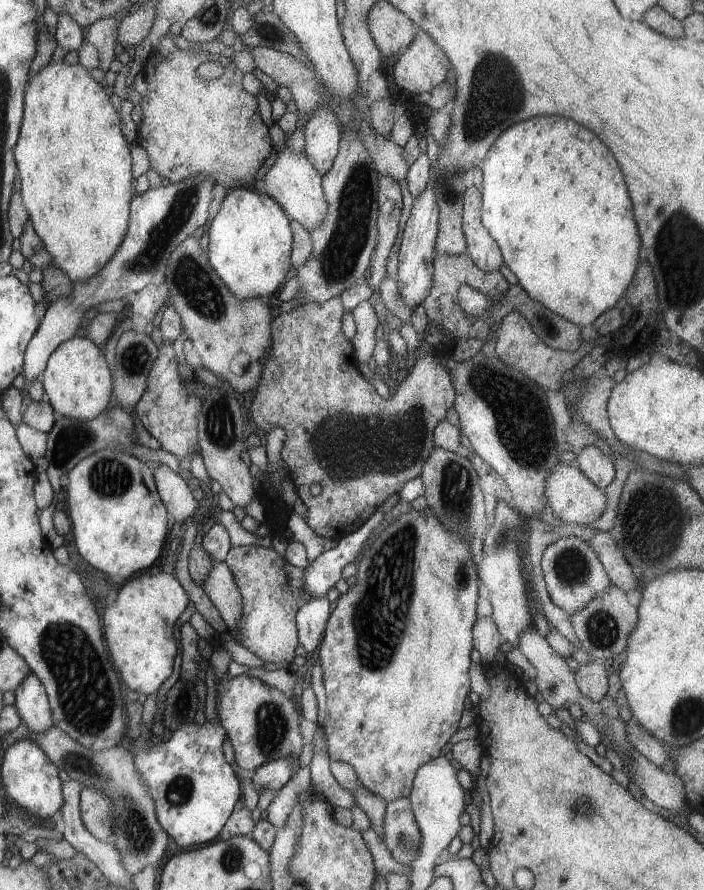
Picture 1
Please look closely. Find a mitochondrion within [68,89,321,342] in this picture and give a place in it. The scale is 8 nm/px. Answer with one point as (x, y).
(161, 236)

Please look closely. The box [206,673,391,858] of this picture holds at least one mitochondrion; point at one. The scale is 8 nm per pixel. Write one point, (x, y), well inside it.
(271, 726)

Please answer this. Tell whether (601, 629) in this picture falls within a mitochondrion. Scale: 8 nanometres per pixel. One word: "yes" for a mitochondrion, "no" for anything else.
yes

